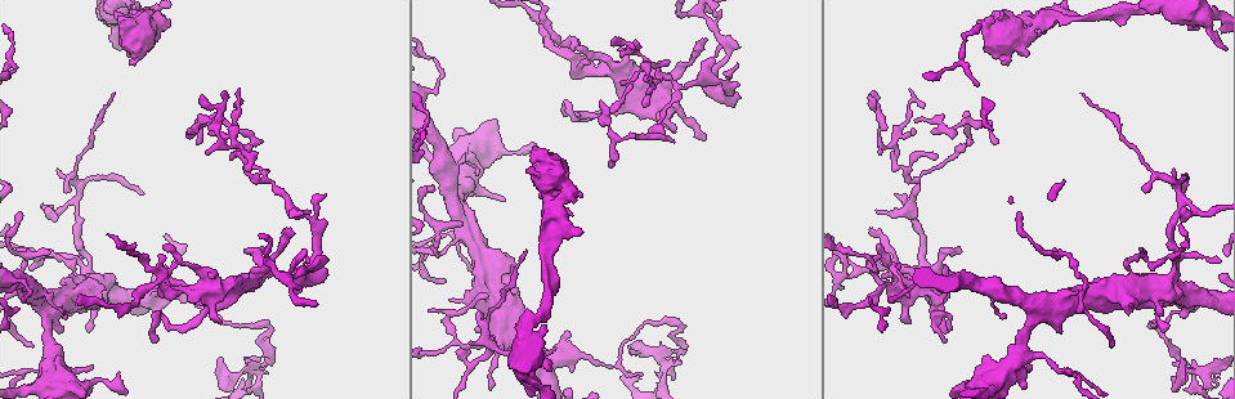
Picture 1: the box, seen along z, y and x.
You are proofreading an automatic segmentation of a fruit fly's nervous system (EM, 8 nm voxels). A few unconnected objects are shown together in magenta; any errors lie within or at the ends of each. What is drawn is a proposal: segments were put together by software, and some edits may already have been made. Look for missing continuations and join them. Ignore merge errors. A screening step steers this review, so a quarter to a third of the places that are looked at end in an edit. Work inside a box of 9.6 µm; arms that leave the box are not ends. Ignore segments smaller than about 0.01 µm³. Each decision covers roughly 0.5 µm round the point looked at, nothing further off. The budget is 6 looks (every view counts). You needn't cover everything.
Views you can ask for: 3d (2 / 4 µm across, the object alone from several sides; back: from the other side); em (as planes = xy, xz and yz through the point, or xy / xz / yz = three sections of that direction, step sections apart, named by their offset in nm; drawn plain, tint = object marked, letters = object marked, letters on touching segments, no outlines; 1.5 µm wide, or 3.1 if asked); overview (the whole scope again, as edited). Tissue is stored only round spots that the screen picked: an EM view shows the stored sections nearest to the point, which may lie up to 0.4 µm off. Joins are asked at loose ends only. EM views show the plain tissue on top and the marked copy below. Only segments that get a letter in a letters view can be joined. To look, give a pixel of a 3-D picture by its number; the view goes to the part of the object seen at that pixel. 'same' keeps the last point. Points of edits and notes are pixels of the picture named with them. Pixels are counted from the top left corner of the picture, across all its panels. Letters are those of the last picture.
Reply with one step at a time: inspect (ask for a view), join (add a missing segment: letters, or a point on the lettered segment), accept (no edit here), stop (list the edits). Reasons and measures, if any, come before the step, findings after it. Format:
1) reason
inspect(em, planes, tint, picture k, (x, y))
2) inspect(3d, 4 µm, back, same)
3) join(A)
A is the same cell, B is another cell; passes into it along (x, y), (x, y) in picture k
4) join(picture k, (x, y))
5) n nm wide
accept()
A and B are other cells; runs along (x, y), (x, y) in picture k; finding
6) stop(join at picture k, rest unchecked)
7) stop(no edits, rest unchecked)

inspect(3d, 4 µm, picture 1, (735, 64))

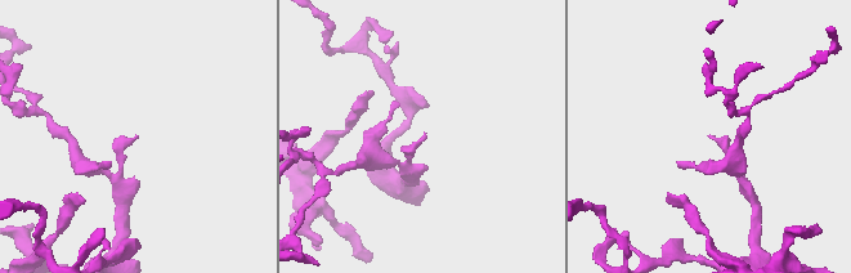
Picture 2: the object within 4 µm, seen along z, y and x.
need the tissue
inspect(em, xy, step 4, tint, picture 2, (424, 135))

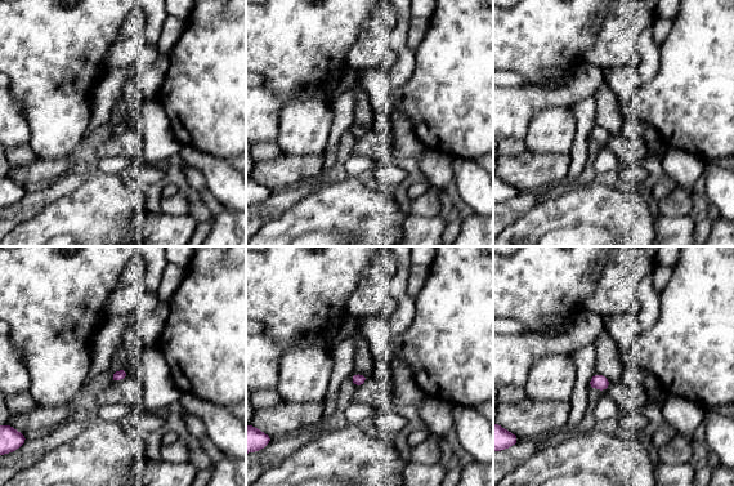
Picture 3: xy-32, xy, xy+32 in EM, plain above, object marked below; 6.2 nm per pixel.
inspect(em, planes, letters, same)

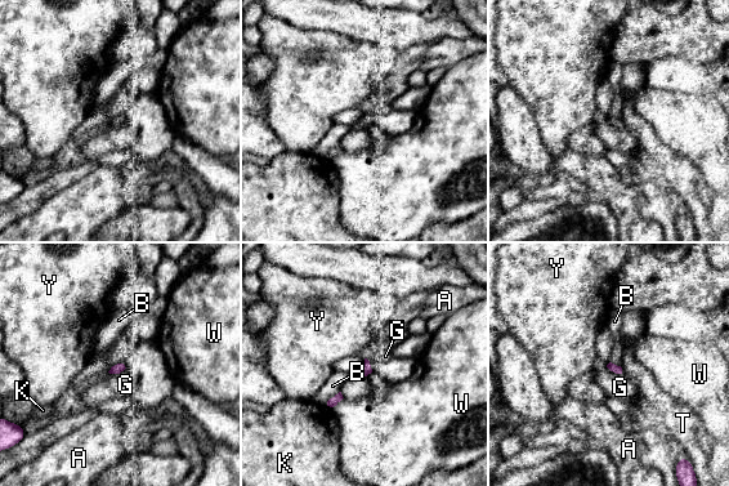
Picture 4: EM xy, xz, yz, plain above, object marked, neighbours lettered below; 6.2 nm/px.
G touches over 140 nm
accept()
A, B, G, K, T, W and Y are other cells; border along (605, 366), (617, 375), (625, 375) in picture 4; none of them fits

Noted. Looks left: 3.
branch stops here
inspect(em, planes, letters, picture 1, (574, 202))

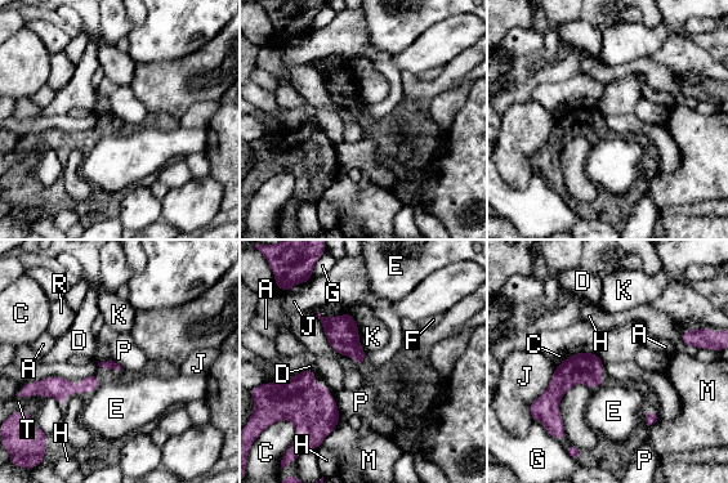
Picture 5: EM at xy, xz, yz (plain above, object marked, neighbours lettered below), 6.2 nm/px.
accept()
A, C, D, E, F, G, H, J, K, M, P, R and T are other cells; border along (335, 399), (340, 419) in picture 5; none of them fits

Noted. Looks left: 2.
stop(no edits, rest unchecked)

